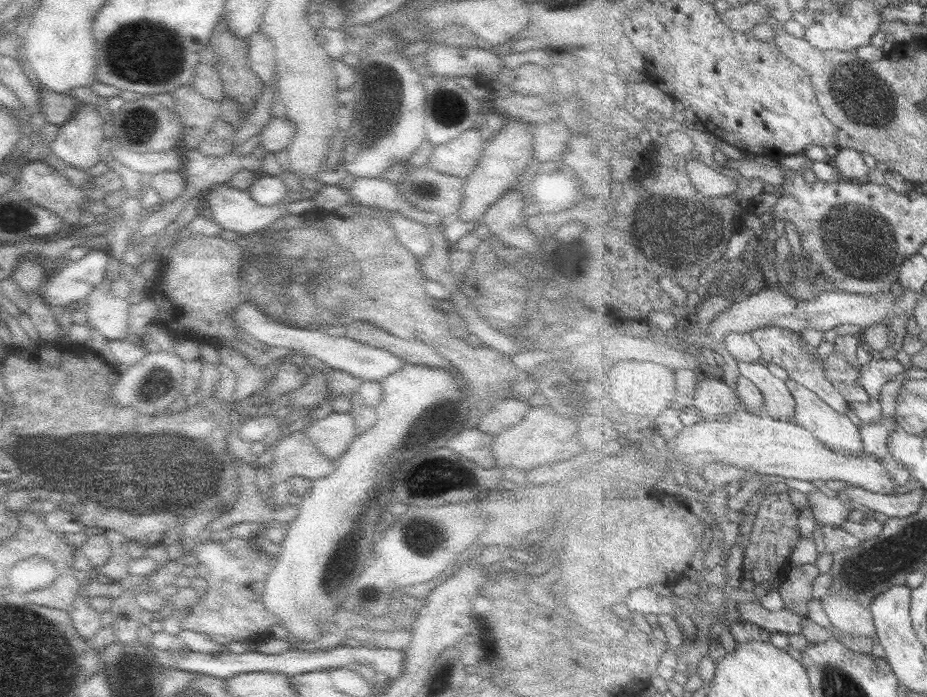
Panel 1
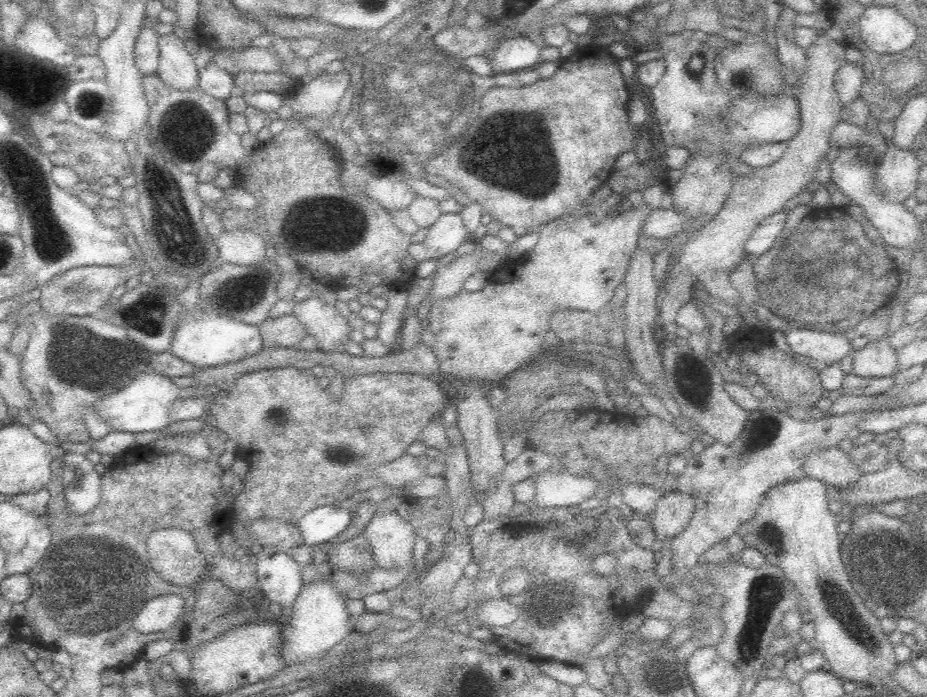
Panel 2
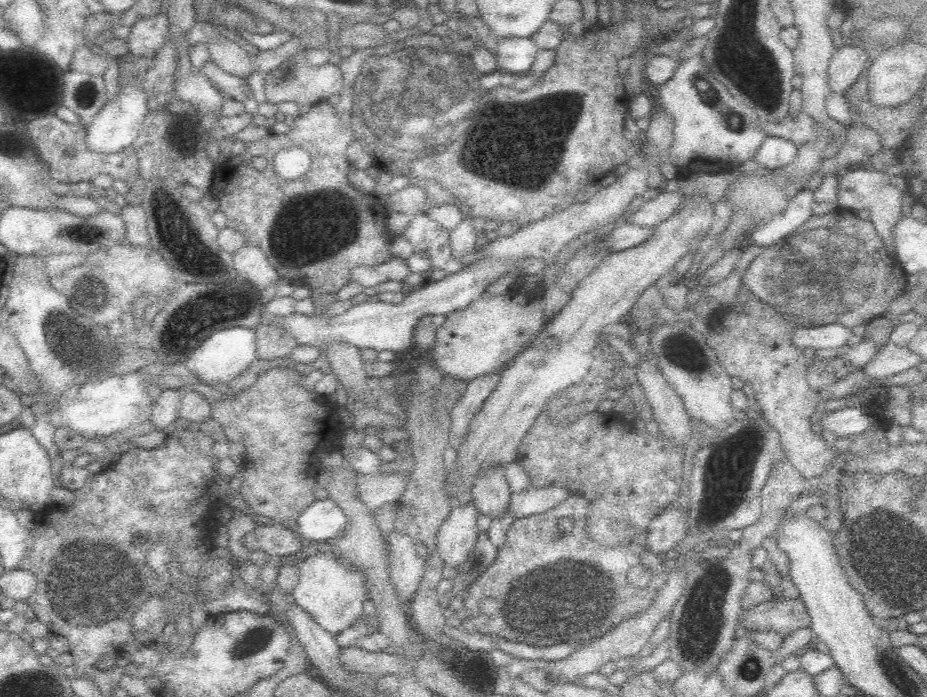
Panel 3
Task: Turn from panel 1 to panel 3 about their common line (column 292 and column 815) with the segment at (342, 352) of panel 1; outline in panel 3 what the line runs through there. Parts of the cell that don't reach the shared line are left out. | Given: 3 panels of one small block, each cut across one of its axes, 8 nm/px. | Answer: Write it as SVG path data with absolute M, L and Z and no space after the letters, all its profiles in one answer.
M830 324L816 328L796 328L792 342L803 348L836 349L847 351L853 332L842 324Z

